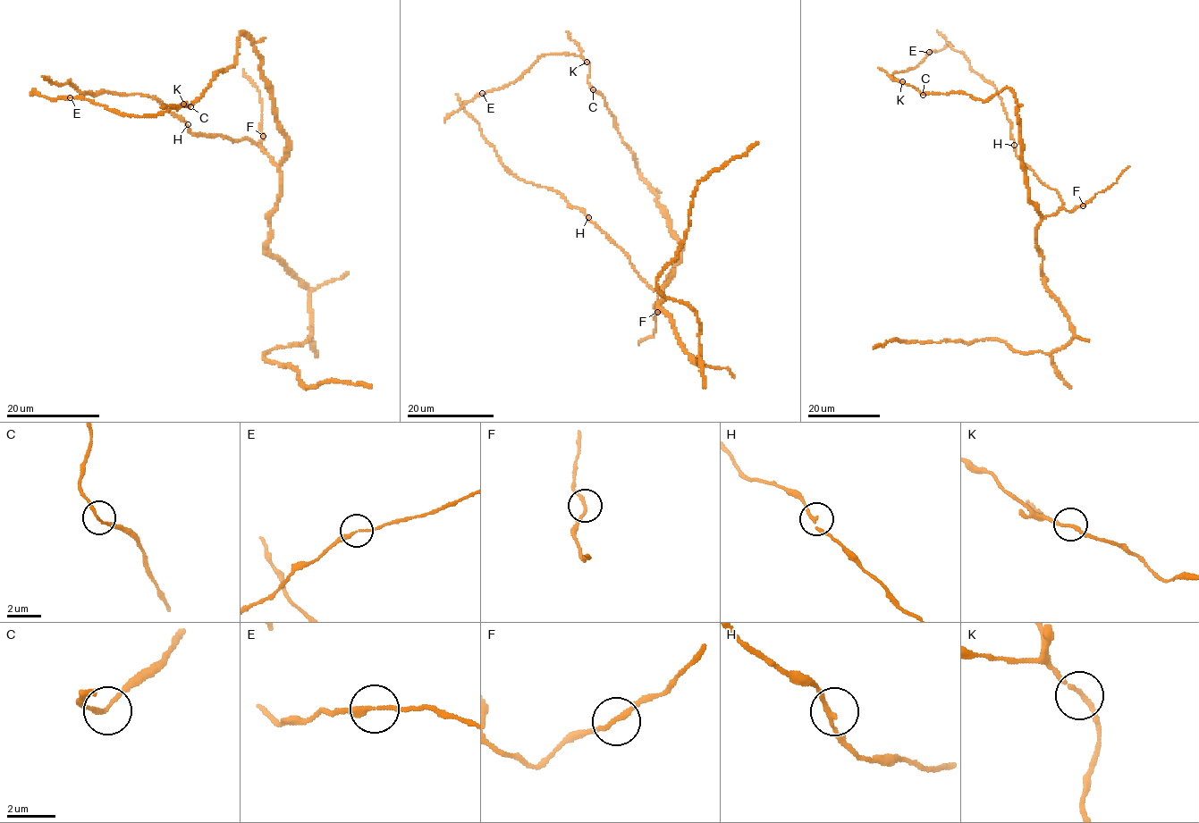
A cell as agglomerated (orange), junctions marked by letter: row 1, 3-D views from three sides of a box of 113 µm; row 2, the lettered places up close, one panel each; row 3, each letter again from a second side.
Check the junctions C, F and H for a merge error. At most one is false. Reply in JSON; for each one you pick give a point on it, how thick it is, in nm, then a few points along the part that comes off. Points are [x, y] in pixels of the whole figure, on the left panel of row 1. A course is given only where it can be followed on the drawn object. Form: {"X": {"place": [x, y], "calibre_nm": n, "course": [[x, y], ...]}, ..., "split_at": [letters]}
{"split_at": []}

